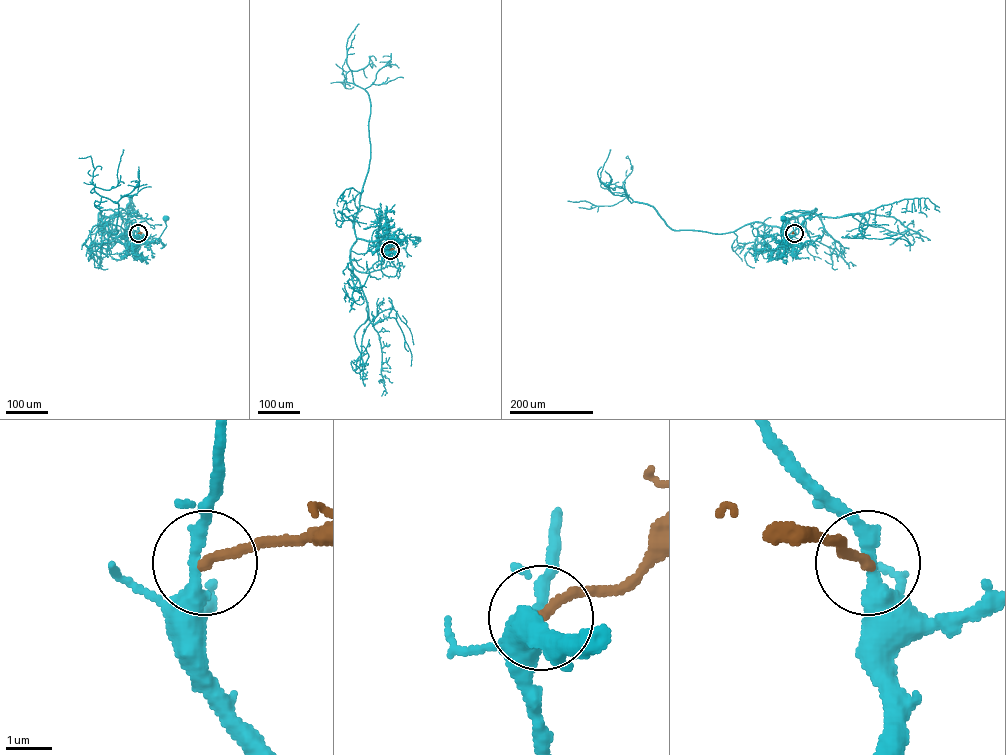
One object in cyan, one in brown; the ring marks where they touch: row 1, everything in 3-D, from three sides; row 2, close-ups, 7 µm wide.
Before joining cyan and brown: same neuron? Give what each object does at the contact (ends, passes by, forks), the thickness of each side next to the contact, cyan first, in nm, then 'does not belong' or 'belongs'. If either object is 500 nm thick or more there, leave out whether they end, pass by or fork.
cyan passes by | brown ends | 340/240 nm | does not belong

